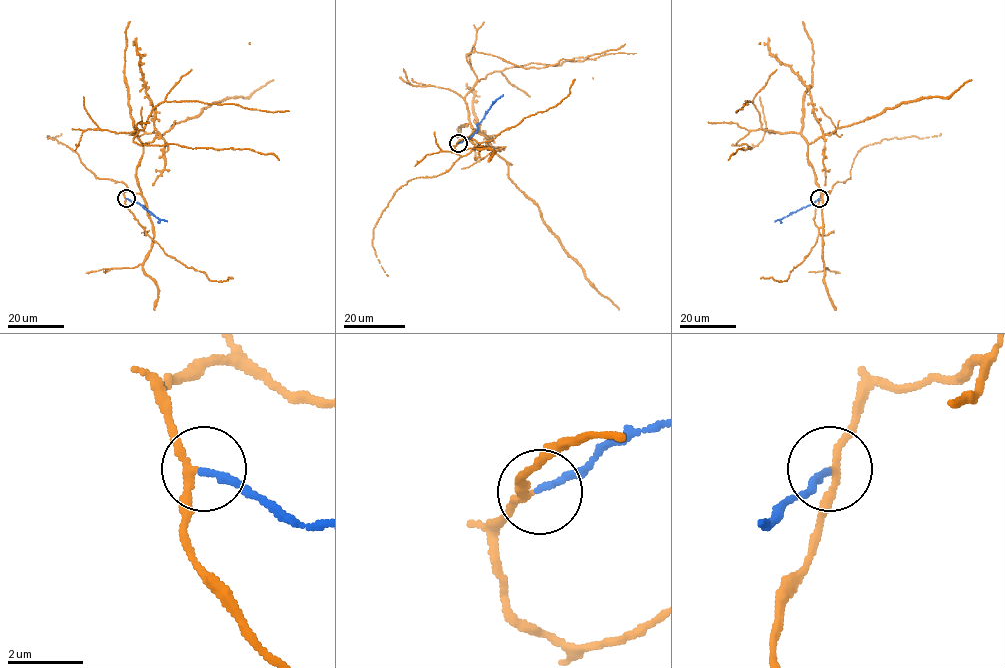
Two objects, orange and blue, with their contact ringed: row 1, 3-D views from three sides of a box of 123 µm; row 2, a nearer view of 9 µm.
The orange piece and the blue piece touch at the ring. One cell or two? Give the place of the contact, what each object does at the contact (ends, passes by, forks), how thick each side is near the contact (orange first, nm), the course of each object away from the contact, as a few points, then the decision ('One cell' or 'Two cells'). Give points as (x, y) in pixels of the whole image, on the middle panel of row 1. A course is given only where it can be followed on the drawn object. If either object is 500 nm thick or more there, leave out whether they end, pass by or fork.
Place: (458, 143). At the ring orange passes by. At the ring blue ends. Thickness 180 nm (orange) against 180 nm. Course of orange: (458, 143), (456, 152), (467, 154), (476, 131), (465, 96), (477, 77), (466, 55), (544, 67), (625, 44). Course of blue: (459, 143), (477, 130), (485, 113), (503, 94). Two cells

